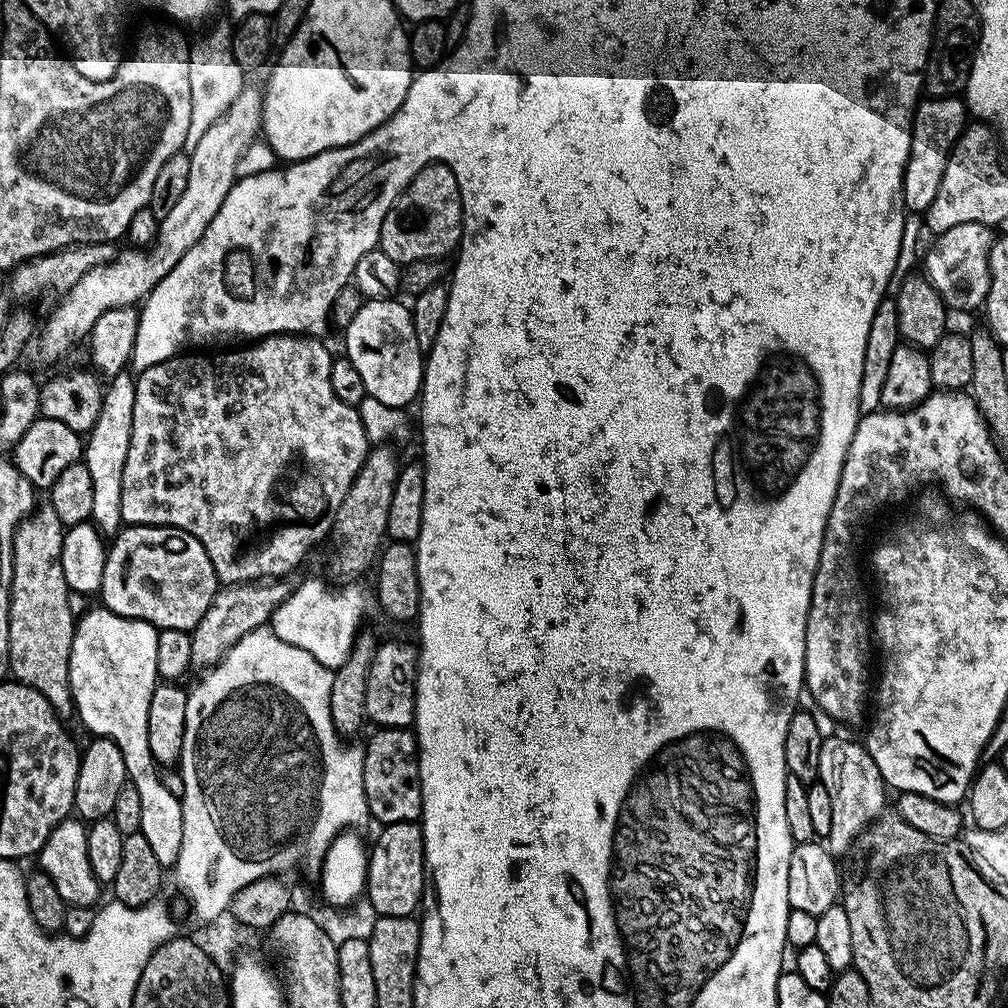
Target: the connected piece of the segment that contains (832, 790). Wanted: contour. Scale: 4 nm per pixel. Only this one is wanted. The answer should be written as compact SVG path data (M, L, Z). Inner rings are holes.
M837 734L825 736L822 742L822 750L818 754L818 782L826 786L826 794L830 794L830 810L834 814L834 818L830 818L826 847L837 858L847 857L864 829L885 811L884 779L861 741L859 744L856 740L847 740L843 734Z

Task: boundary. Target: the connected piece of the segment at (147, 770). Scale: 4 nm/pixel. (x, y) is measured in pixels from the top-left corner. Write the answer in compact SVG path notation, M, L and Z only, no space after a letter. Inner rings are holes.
M97 606L80 616L76 625L74 642L70 656L71 694L76 716L99 739L112 740L122 750L126 762L129 783L138 791L141 799L140 832L150 842L154 855L165 870L175 869L178 850L182 850L182 806L181 797L176 796L163 784L158 776L159 767L149 750L147 715L150 697L159 681L157 674L159 629L144 620L126 619L116 615L108 608Z

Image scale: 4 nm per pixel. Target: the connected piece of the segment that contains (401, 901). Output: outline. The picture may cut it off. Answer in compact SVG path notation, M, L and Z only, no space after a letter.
M394 822L379 831L380 837L368 853L366 900L372 903L376 916L411 916L426 896L423 827L416 822Z

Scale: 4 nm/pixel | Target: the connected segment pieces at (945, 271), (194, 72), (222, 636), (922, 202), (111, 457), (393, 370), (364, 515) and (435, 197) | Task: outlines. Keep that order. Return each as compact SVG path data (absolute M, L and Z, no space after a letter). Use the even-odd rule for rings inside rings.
M966 222L962 226L950 226L950 230L939 233L924 256L923 275L938 290L944 307L956 312L972 312L983 309L990 290L990 250L994 232L989 225Z
M212 36L209 40L202 41L197 48L195 45L191 49L188 61L190 62L190 126L186 133L184 148L190 150L198 146L206 130L210 130L210 126L214 126L214 122L218 122L218 118L222 118L222 114L230 110L234 98L238 98L238 94L246 87L244 80L246 72L235 61L231 39L223 40L220 36Z
M273 578L267 582L251 584L230 584L221 587L216 597L210 602L206 614L202 614L202 622L192 629L192 668L207 670L213 664L220 663L224 655L234 647L242 637L256 628L263 628L269 623L274 610L292 592L293 581L288 578Z
M959 95L933 96L917 103L916 111L912 113L910 154L902 178L902 198L909 213L922 214L938 195L938 186L942 183L942 173L946 170L950 150L966 127L964 116L966 117L966 104Z
M131 371L120 372L107 381L98 422L86 433L82 463L90 470L94 485L94 510L91 523L105 537L115 537L122 527L122 470L126 453L130 451L130 434L134 426L134 394L136 376Z
M396 298L365 299L354 322L343 329L343 351L348 360L354 362L369 396L378 398L378 402L386 402L386 406L404 410L411 400L413 403L420 395L425 357L414 335L411 307L392 299Z
M376 446L369 451L350 490L346 490L346 498L342 498L342 506L338 506L334 517L336 553L328 560L329 574L327 573L333 581L355 581L360 578L356 576L362 575L368 567L369 571L377 563L388 535L386 514L390 514L390 498L394 498L394 482L402 467L401 461L396 461L396 456L390 449L388 446Z
M425 164L421 167L420 173L408 183L408 188L403 194L397 198L395 202L383 213L384 221L382 222L382 230L380 231L380 247L383 252L392 259L395 264L401 266L413 264L419 260L438 260L447 257L447 252L455 253L462 239L462 225L464 223L464 207L460 205L460 191L458 190L458 182L454 178L454 174L446 167L445 164Z

